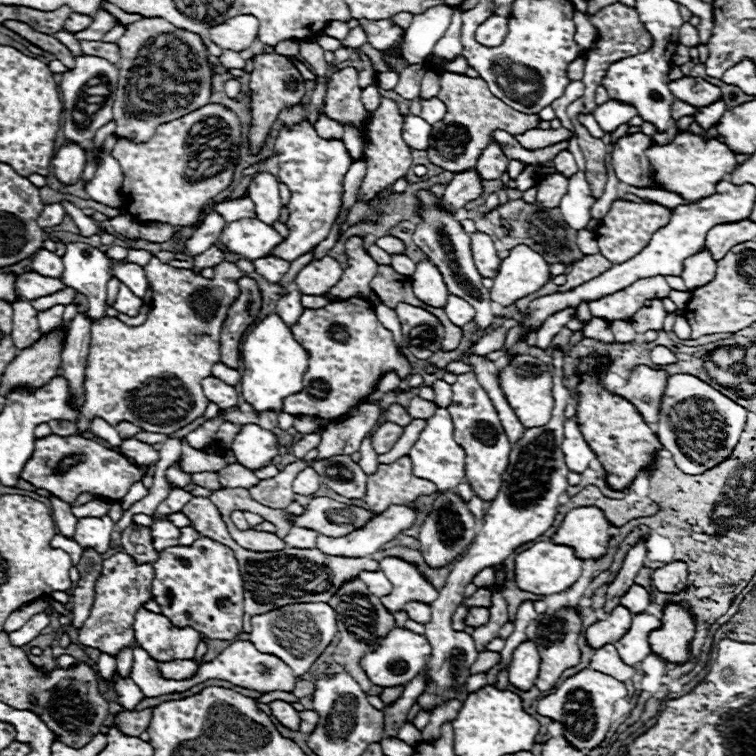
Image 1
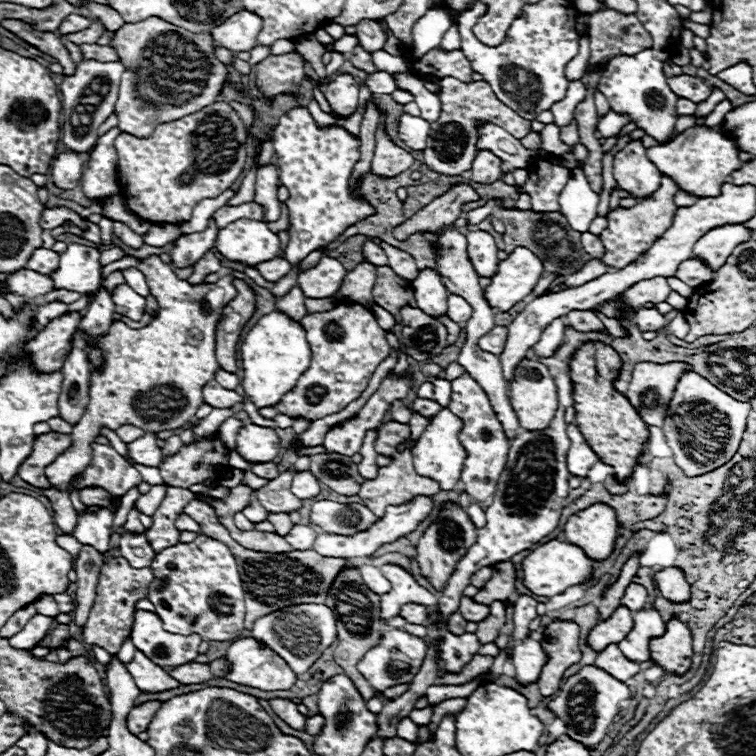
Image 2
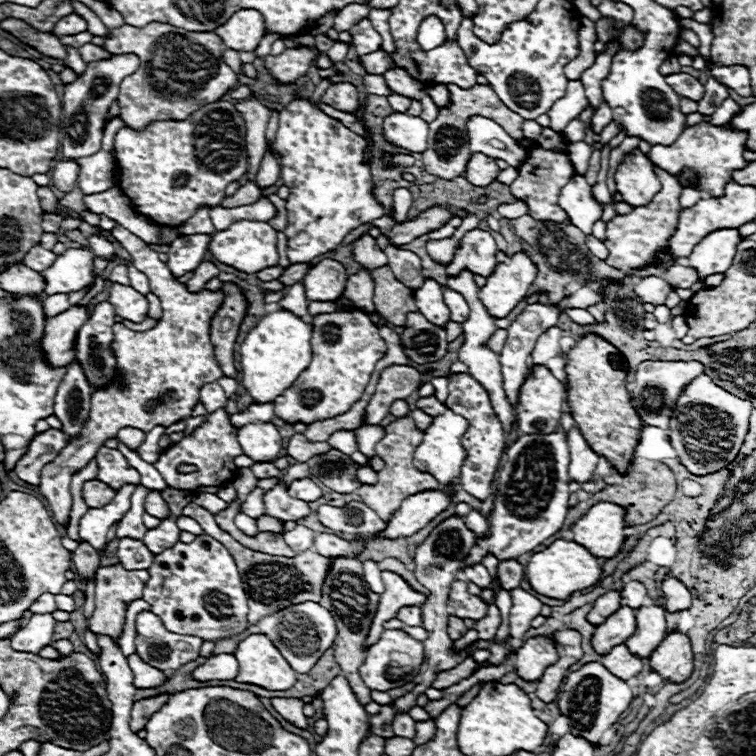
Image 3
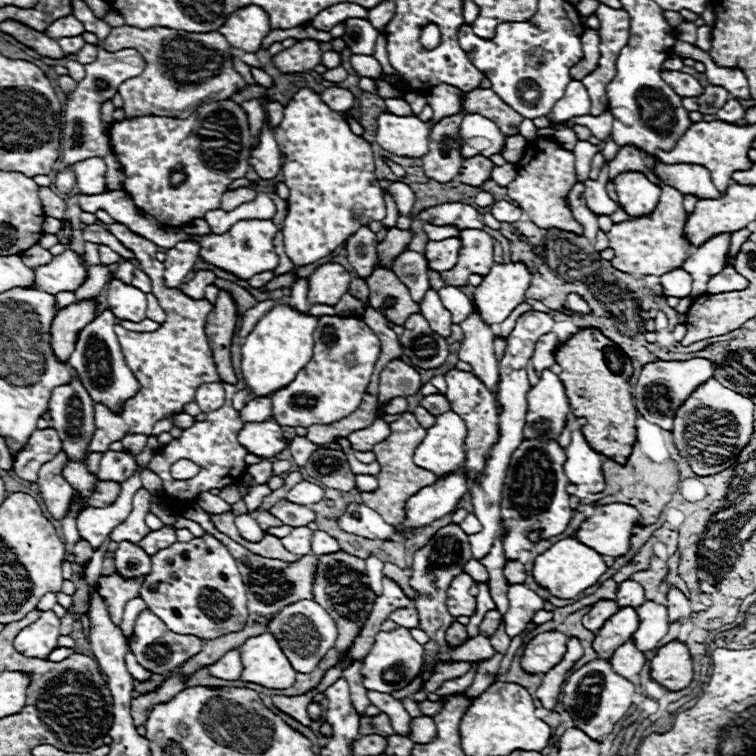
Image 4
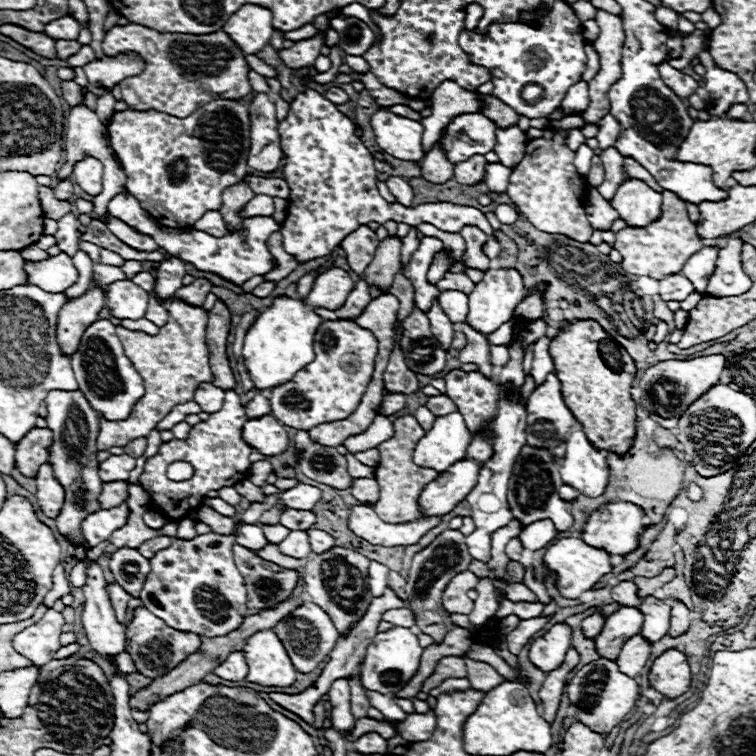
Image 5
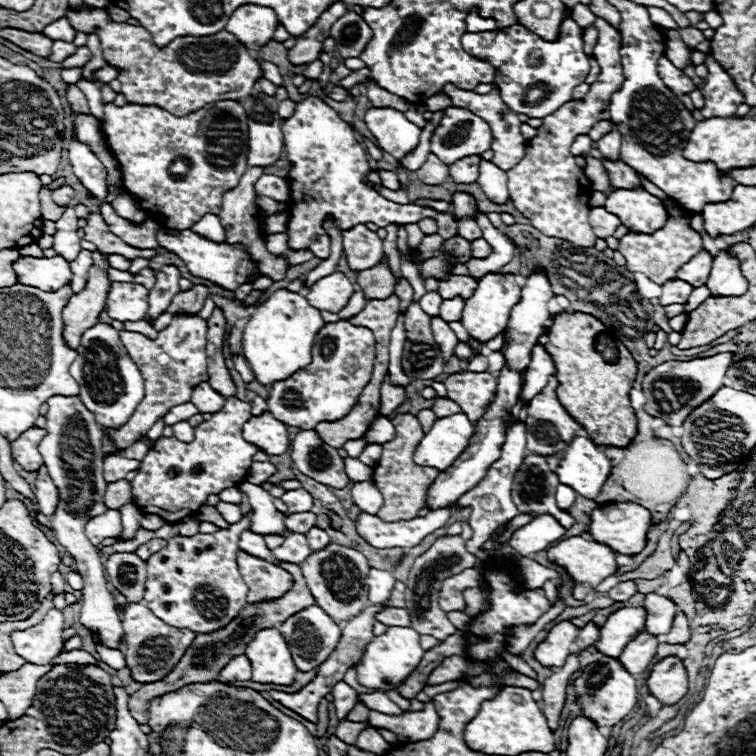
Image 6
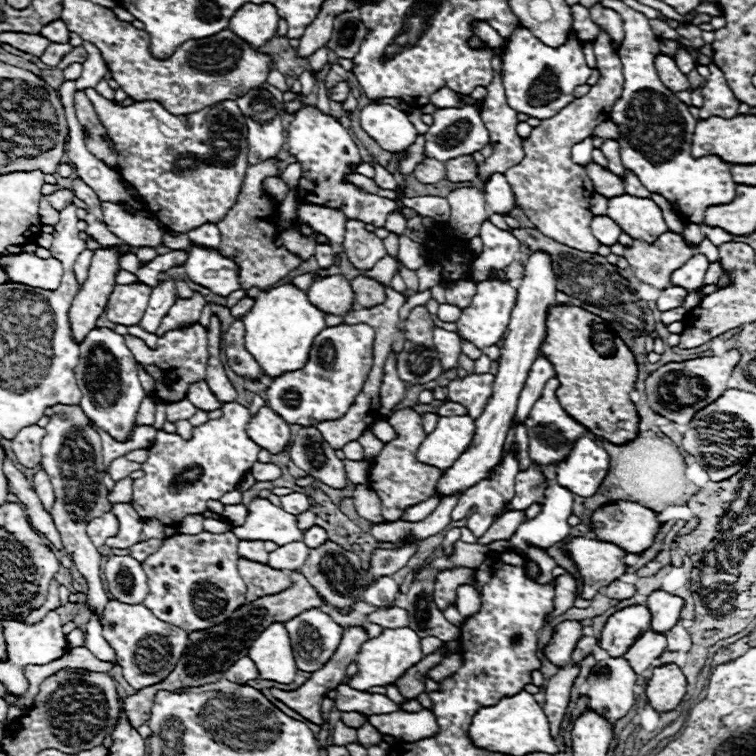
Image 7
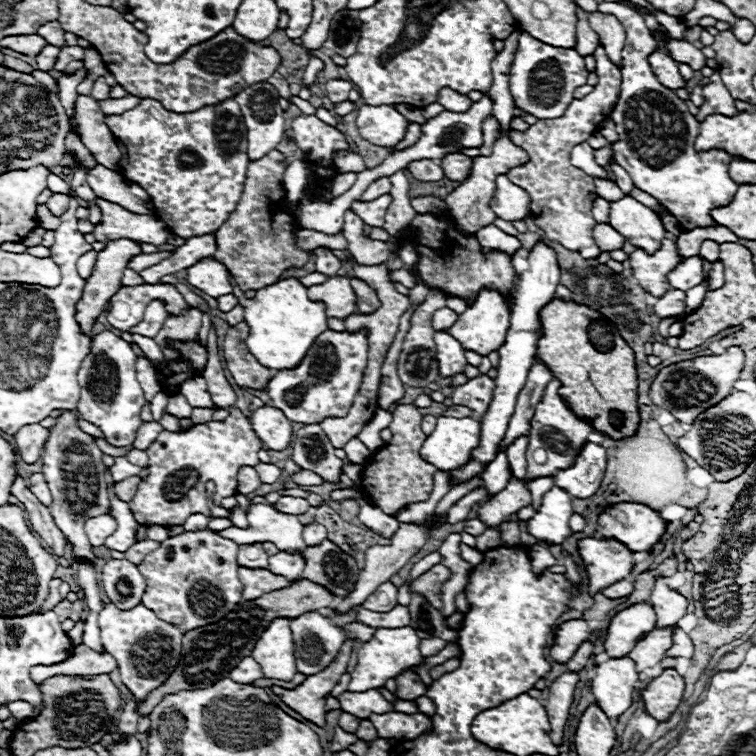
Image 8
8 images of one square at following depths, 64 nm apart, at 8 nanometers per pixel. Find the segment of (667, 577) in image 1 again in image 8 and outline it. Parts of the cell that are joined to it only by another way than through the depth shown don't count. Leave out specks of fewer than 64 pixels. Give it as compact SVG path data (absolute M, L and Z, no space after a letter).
M678 628L678 632L674 634L674 646L670 648L670 652L666 652L666 656L672 656L672 658L678 658L678 656L692 658L692 652L694 652L692 640L688 638L686 632L682 632L682 630Z

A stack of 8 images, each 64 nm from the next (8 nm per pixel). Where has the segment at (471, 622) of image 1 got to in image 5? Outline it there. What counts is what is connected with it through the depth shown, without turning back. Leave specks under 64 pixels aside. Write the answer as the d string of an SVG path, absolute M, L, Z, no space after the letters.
M470 570L456 574L446 590L442 592L442 606L448 614L470 614L474 608L474 602L466 596L468 590L476 588L476 584L480 582L478 576L474 576Z

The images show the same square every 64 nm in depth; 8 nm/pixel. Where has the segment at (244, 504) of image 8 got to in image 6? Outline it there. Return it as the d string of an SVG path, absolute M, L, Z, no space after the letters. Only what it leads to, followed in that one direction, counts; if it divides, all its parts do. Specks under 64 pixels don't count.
M220 502L218 504L218 512L224 516L224 520L228 520L230 524L240 522L242 520L242 510L238 504L228 504L228 502Z

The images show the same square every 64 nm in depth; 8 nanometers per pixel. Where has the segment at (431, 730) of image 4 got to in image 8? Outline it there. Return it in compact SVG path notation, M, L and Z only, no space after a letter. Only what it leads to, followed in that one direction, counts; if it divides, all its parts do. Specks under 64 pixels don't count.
M386 712L386 714L372 714L368 718L378 736L386 738L386 730L388 730L388 738L402 738L402 740L410 740L414 736L420 736L422 732L430 730L430 718L426 718L424 714L400 714L400 712Z

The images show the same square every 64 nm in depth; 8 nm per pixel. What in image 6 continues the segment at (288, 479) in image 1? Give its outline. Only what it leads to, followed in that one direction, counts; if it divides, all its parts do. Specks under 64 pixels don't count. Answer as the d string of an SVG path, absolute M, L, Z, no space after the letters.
M314 512L288 514L288 518L286 518L286 526L288 526L292 532L306 534L310 528L314 528L314 526L316 526L316 514L314 514Z

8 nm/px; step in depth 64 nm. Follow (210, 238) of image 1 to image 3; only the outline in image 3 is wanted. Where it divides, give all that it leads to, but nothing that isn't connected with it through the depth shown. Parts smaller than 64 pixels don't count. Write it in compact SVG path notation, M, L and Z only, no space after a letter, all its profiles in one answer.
M192 234L192 236L180 236L170 244L168 250L168 262L166 266L170 268L174 278L184 276L186 272L198 268L206 254L206 246L210 242L210 236L206 234Z

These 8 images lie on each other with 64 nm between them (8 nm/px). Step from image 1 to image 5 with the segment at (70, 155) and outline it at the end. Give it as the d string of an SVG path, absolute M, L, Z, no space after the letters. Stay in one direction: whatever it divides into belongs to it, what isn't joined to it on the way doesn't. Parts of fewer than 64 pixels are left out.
M62 180L62 182L58 182L56 188L54 188L54 196L56 196L58 200L70 200L72 194L74 194L74 188L72 188L72 182L70 182L70 180Z

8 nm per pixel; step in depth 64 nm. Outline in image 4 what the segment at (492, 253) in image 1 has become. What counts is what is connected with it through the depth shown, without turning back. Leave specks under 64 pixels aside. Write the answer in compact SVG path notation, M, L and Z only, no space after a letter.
M466 228L462 230L462 248L458 252L458 262L452 270L442 272L442 282L446 286L466 286L466 278L470 274L482 274L486 276L486 272L490 272L490 268L494 266L494 258L492 258L492 238L482 232L482 230L474 230L474 228Z

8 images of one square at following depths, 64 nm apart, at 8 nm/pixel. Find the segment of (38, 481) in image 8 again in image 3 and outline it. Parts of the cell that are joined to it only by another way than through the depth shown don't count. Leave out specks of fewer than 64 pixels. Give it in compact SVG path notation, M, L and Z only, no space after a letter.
M116 224L110 230L110 236L130 252L132 264L140 272L146 272L146 276L150 276L150 288L162 304L162 318L152 330L146 332L126 330L126 326L120 326L120 322L114 324L114 352L124 384L128 384L128 390L120 390L120 386L114 384L102 392L94 392L90 420L82 430L82 438L70 442L40 472L40 494L48 500L52 518L58 524L66 524L72 508L72 474L82 470L88 464L88 460L94 458L98 448L104 446L106 440L116 438L118 430L128 426L138 428L142 432L150 432L158 424L170 426L182 420L184 416L190 418L194 404L198 404L198 388L202 388L206 380L218 380L218 376L222 376L208 336L210 318L216 314L224 300L222 292L186 292L186 286L172 278L170 270L158 258L158 252L150 248L150 244L146 244L132 232L126 232L126 228L122 228L120 224Z

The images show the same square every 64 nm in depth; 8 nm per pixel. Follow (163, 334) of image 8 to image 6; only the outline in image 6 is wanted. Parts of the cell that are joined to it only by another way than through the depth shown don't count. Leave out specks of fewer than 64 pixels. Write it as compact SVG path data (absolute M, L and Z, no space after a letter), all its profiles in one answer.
M192 286L192 290L188 290L188 292L178 292L178 296L174 296L170 308L156 320L154 328L164 330L172 322L174 314L198 314L208 296L210 294L208 294L206 286Z

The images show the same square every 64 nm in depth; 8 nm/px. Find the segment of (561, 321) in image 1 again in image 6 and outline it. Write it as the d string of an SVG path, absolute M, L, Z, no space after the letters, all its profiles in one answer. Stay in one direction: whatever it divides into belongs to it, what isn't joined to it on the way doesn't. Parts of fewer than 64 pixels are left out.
M538 344L538 348L534 348L532 352L532 362L530 362L530 368L526 370L526 380L524 380L524 386L522 386L522 402L528 404L538 392L542 392L542 388L546 386L548 382L548 376L552 376L556 370L554 370L554 362L550 358L550 354L544 350L542 344Z

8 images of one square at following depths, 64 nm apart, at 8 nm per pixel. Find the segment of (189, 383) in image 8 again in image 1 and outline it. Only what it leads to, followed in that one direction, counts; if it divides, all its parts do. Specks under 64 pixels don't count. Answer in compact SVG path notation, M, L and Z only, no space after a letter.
M208 376L202 382L202 388L204 388L204 396L210 402L218 404L220 408L224 408L224 410L234 408L238 404L238 400L240 400L240 396L238 396L238 392L236 392L234 386L226 386L218 378L214 378L214 376Z

